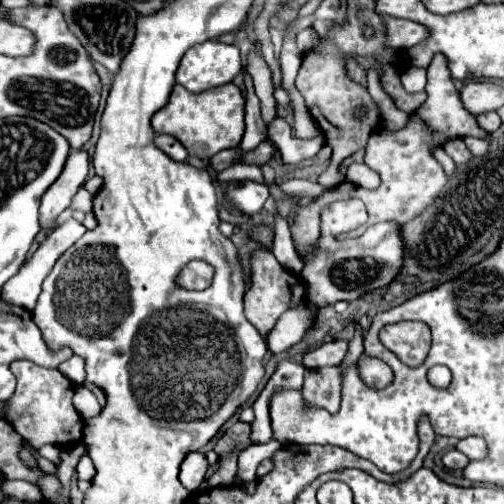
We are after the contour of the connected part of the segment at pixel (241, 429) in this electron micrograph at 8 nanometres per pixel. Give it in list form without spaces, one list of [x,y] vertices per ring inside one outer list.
[[[235,422],[225,436],[219,438],[215,452],[219,454],[219,468],[213,472],[209,480],[205,480],[199,490],[213,490],[225,488],[231,484],[233,476],[237,474],[237,454],[249,448],[251,442],[251,426],[245,422]]]

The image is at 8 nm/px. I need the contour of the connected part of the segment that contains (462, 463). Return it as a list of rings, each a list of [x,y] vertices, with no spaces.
[[[449,450],[445,456],[443,456],[443,464],[447,466],[447,468],[465,468],[467,464],[469,464],[469,458],[463,454],[463,452],[459,452],[459,450]]]

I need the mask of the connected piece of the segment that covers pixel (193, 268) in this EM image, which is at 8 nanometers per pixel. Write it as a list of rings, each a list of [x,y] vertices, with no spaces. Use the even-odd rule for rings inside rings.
[[[189,262],[179,274],[179,284],[187,290],[205,290],[211,284],[211,266],[205,262]]]

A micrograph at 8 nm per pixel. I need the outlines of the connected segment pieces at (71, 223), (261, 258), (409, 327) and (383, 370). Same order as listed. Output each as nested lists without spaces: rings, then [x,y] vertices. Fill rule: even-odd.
[[[67,220],[65,224],[61,224],[59,228],[55,228],[41,244],[39,244],[39,248],[35,250],[35,254],[29,258],[29,260],[25,260],[25,264],[19,268],[19,272],[11,278],[11,280],[7,280],[7,284],[3,284],[3,290],[1,290],[1,298],[5,300],[5,302],[9,302],[9,304],[17,304],[17,306],[21,306],[21,308],[27,308],[27,310],[33,310],[33,306],[35,306],[35,300],[37,300],[37,296],[39,296],[39,292],[41,292],[41,282],[47,278],[47,274],[53,270],[53,264],[57,262],[57,258],[71,246],[71,244],[75,244],[83,234],[87,232],[87,228],[83,226],[83,224],[79,224],[77,220]]]
[[[257,250],[253,254],[253,260],[251,260],[251,286],[247,288],[247,292],[243,296],[243,304],[245,304],[245,318],[259,330],[263,340],[267,340],[271,328],[275,328],[275,324],[277,324],[277,320],[283,312],[287,312],[289,308],[305,304],[303,290],[293,292],[293,286],[303,286],[303,284],[295,274],[291,274],[289,270],[285,270],[277,262],[273,252]]]
[[[397,322],[379,332],[382,344],[410,367],[421,365],[431,346],[431,332],[423,322]]]
[[[361,354],[361,358],[357,360],[357,372],[359,372],[359,378],[369,386],[369,388],[385,388],[391,380],[393,380],[393,374],[391,374],[391,368],[387,364],[383,364],[381,360],[377,358],[371,358],[367,354]]]

